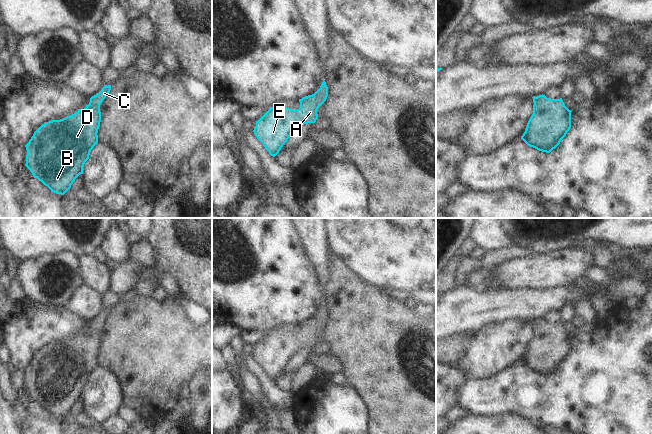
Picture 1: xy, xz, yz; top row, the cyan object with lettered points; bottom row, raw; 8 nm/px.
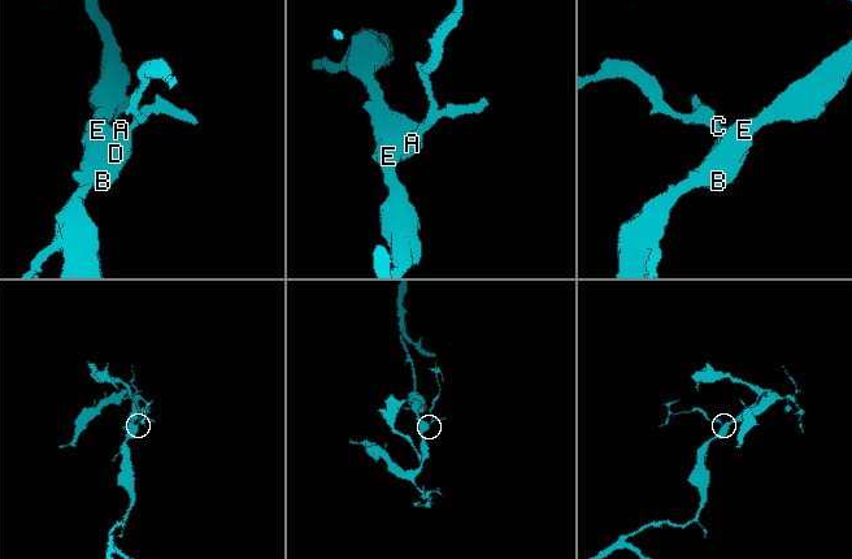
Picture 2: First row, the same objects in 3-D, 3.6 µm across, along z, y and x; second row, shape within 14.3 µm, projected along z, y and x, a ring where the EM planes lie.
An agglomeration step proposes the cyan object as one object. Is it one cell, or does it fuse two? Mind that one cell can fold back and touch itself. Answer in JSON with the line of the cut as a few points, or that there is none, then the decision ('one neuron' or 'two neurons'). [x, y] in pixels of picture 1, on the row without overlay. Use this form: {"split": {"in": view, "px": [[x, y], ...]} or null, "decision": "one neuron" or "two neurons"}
{"split": null, "decision": "one neuron"}

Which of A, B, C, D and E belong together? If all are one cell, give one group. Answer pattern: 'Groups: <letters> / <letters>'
Groups: A B C D E

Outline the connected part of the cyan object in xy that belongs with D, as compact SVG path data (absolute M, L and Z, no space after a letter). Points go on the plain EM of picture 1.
M104 309L102 314L90 322L84 333L60 344L42 348L25 369L27 374L25 390L34 402L37 402L51 416L64 419L75 403L83 398L85 386L93 371L98 367L98 353L101 346L100 328L111 314L111 309Z

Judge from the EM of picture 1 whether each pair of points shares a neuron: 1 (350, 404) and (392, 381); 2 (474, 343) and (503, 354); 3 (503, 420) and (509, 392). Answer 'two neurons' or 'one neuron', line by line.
1: two neurons
2: one neuron
3: two neurons

